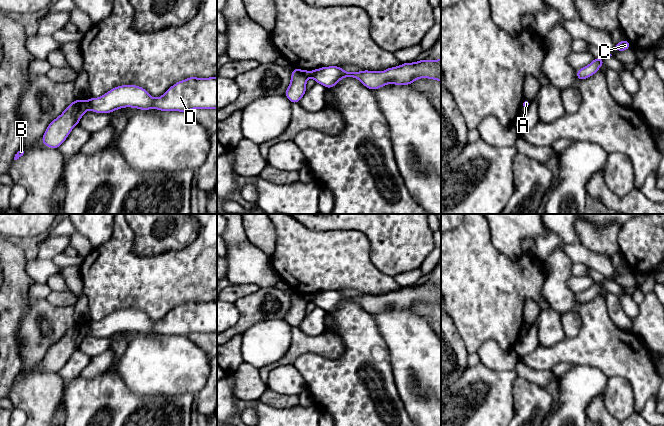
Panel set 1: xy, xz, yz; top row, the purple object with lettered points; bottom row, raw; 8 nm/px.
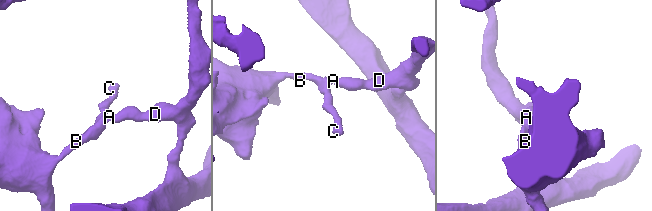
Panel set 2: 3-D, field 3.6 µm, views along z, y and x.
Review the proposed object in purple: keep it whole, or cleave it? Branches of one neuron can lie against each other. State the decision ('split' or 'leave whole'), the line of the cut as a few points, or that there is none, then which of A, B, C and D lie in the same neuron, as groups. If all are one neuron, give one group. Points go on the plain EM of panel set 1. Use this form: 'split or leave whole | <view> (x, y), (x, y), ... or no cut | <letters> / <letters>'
split | xy (86, 326), (88, 332) | A D / B C

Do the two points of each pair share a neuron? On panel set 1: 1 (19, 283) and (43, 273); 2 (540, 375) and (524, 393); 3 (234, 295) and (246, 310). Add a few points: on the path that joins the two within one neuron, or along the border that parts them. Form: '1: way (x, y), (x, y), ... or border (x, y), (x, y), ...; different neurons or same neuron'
1: border (25, 258), (25, 272), (32, 281); different neurons
2: border (517, 375), (542, 387); different neurons
3: border (258, 289), (240, 297), (234, 303); different neurons

